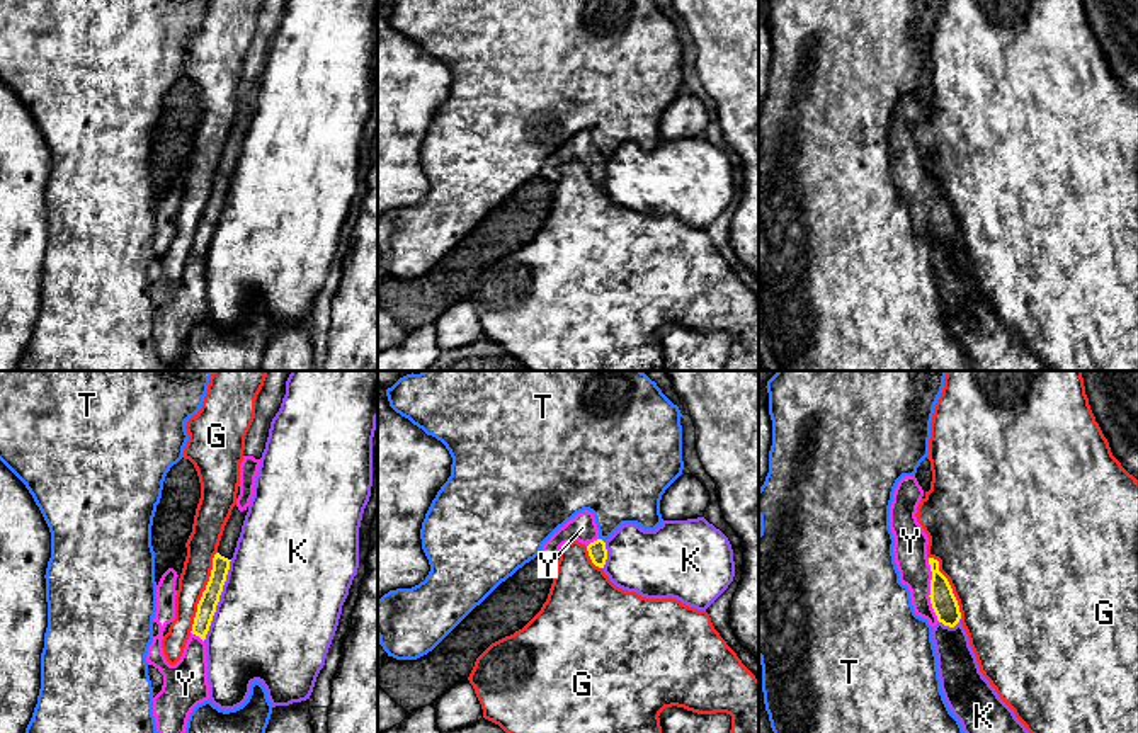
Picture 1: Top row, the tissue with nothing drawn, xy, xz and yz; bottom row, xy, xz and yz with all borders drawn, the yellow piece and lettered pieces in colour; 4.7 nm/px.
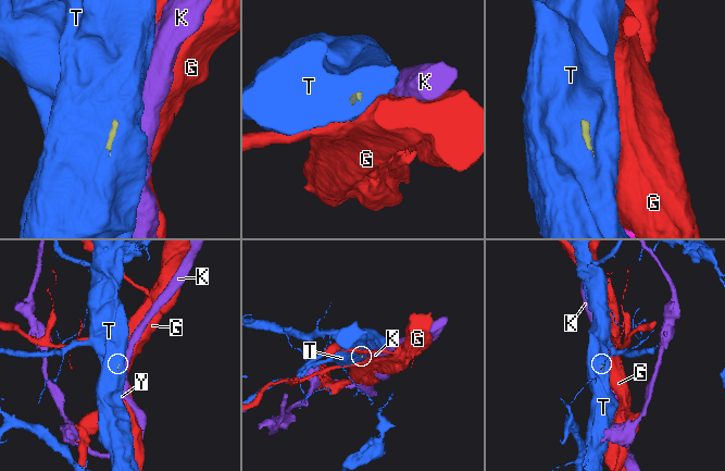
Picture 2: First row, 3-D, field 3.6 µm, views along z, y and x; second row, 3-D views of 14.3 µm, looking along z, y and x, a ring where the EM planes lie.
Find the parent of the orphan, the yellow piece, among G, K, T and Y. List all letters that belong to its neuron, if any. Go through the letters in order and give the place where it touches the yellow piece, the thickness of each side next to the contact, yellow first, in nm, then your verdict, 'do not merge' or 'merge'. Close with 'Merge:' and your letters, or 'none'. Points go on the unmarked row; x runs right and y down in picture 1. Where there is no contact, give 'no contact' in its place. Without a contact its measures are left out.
G: xy (203, 211) | 90/150 nm | do not merge
K: xy (218, 220) | 90/500 nm | do not merge
T: xz (601, 159) | 90/320 nm | do not merge
Y: yz (931, 210) | 120/160 nm | merge
Merge: Y

